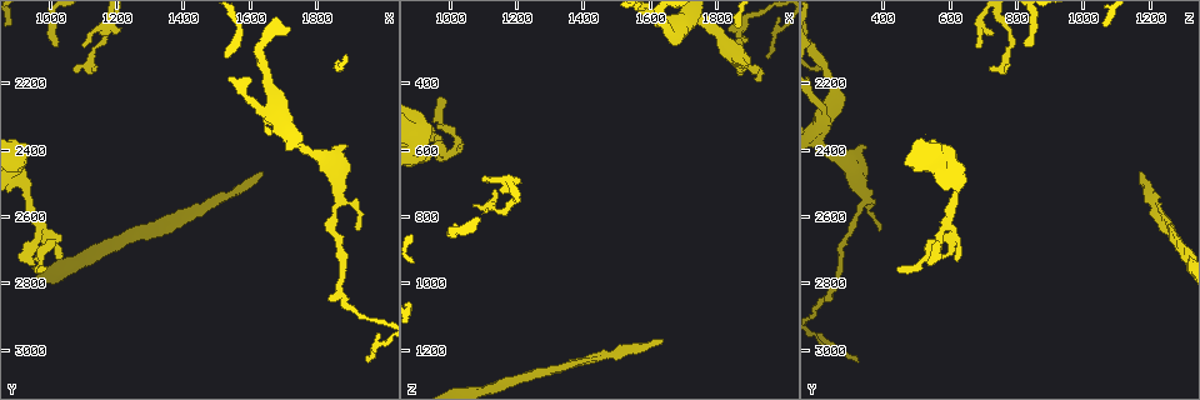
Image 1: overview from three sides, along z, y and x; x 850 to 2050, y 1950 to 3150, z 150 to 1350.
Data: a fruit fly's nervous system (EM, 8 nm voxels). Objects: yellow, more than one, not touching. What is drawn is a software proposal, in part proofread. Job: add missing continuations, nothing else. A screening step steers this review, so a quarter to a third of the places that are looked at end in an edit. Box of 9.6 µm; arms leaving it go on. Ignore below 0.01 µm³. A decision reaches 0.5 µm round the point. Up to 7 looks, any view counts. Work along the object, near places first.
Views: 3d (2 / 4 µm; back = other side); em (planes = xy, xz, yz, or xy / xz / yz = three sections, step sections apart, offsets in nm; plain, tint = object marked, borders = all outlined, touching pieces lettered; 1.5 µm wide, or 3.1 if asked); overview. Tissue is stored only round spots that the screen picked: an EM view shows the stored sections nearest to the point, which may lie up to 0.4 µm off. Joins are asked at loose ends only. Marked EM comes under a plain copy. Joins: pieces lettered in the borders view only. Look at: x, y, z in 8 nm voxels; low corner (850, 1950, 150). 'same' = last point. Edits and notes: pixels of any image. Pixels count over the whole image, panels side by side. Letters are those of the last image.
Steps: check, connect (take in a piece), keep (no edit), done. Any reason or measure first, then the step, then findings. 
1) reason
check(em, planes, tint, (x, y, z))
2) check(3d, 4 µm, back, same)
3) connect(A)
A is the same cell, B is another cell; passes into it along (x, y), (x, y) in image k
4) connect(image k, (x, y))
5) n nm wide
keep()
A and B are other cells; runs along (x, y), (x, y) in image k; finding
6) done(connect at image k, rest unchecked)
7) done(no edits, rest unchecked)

end of a long branch
check(3d, 2 µm, (1950, 3030, 320))

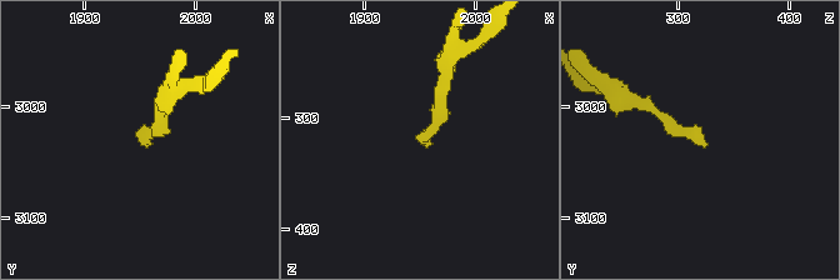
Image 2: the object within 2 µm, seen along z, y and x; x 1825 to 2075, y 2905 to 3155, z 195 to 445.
need the tissue
check(em, planes, borders, (1960, 3034, 326))

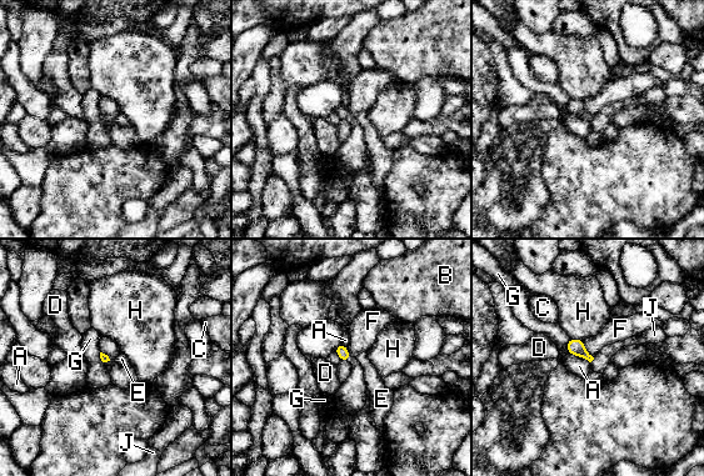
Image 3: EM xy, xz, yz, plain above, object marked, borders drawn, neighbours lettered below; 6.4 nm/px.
keep()
A, B, C, D, E, F, G, H and J are other cells; border along (583, 340), (584, 349), (593, 357) in image 3; none of them fits

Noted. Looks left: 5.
thin end
check(3d, 4 µm, (970, 2760, 440))

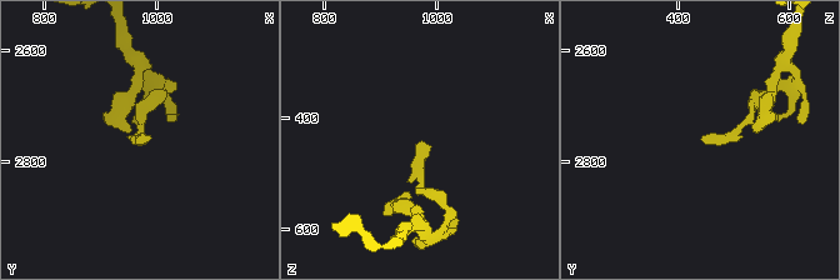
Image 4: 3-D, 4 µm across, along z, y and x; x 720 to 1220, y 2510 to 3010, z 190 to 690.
shape alone is not enough
check(em, planes, borders, (975, 2760, 445))

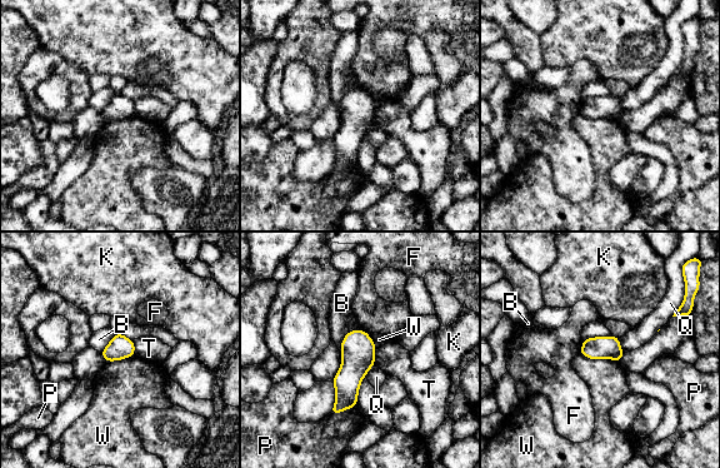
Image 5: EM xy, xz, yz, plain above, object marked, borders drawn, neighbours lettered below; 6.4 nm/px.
keep()
B, F, K, P, Q, T and W are other cells; border along (579, 353), (619, 362) in image 5; none of them fits

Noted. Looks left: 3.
thin end
check(3d, 2 µm, back, (1130, 2160, 730))

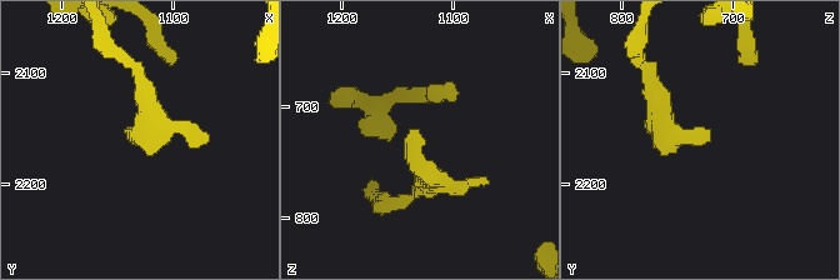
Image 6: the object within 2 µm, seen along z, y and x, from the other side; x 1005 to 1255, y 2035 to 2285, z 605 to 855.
check(em, planes, borders, (1128, 2162, 724))

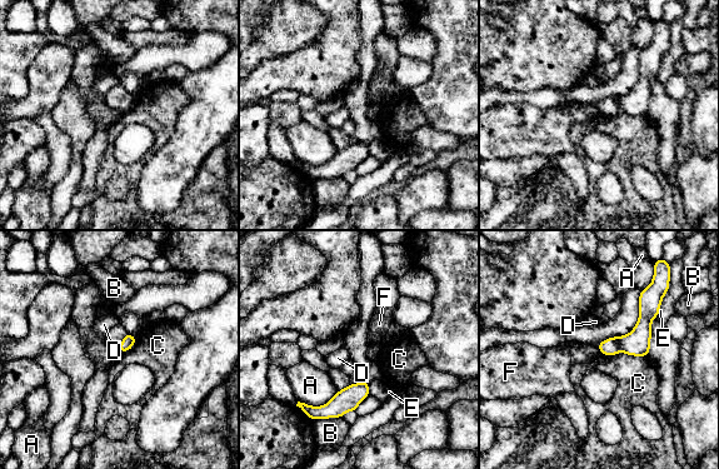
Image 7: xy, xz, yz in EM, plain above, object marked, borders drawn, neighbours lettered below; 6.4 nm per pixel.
keep()
A, B, C, D, E and F are other cells; runs along (657, 303), (625, 344), (604, 350) in image 7; no lettered piece goes on from it

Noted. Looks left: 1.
done(no edits, rest unchecked)

